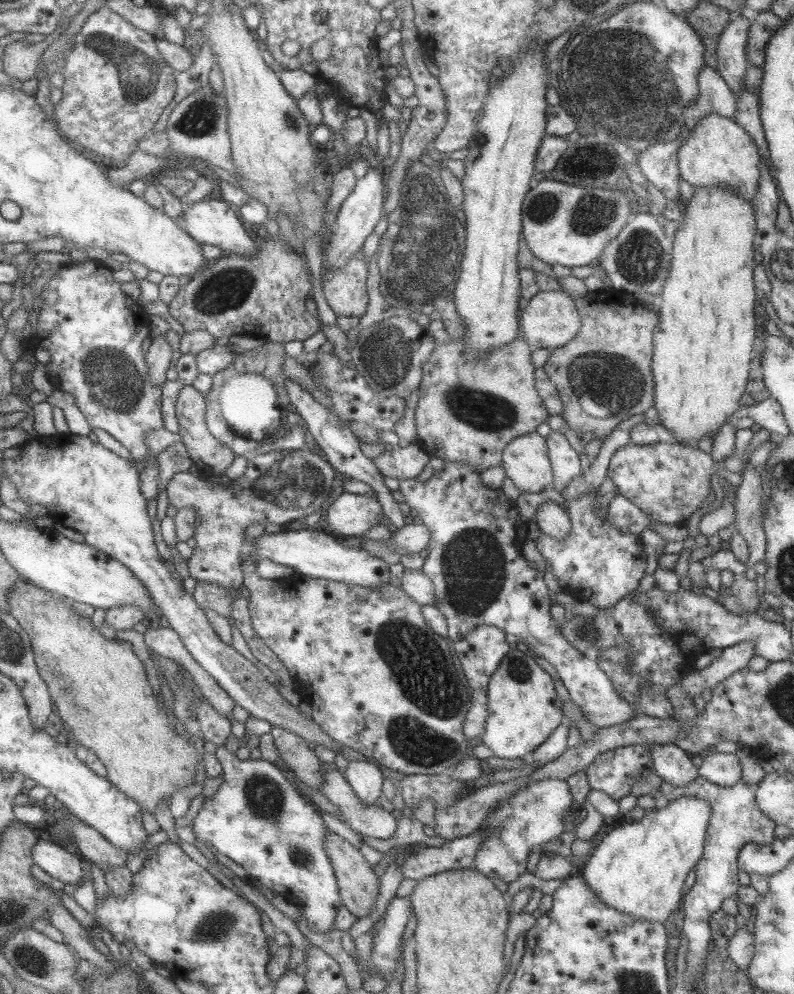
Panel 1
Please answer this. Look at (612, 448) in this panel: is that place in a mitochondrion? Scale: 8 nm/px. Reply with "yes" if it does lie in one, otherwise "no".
no

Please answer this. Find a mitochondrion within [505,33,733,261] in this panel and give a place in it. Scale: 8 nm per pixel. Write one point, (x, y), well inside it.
(593, 213)

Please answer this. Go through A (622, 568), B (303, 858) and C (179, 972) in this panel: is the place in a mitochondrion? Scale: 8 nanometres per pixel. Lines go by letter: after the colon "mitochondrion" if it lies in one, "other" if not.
A: other
B: mitochondrion
C: other

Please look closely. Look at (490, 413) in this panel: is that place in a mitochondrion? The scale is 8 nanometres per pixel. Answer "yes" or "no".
yes

